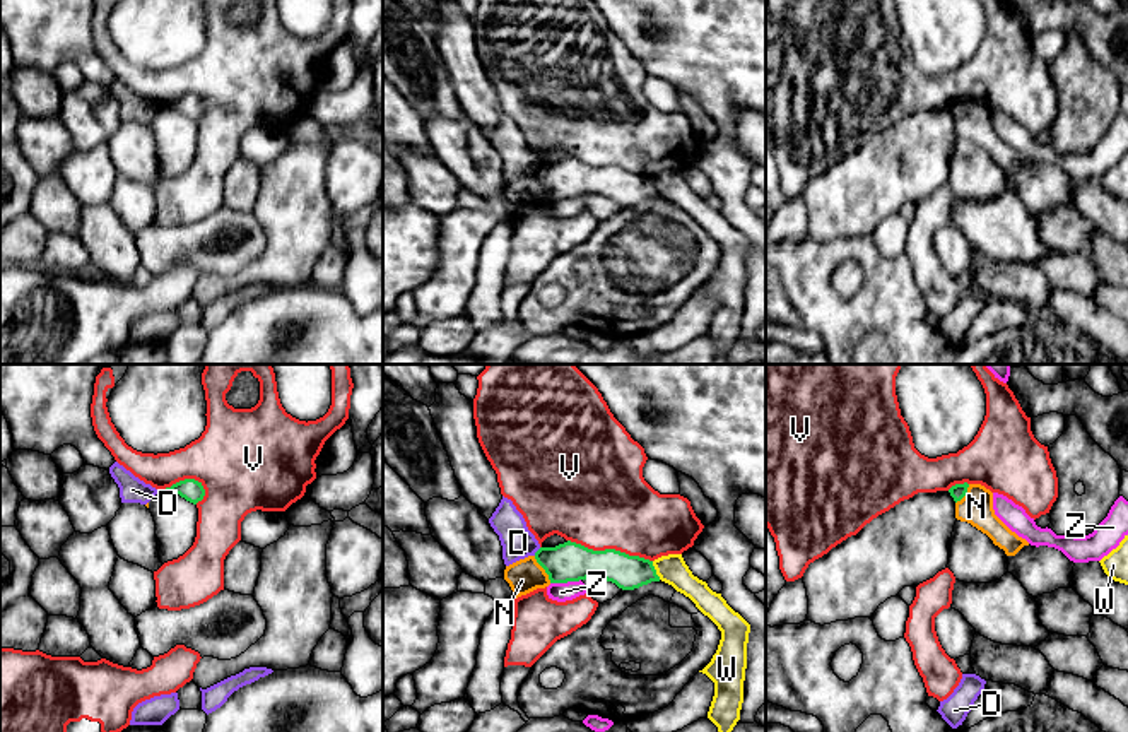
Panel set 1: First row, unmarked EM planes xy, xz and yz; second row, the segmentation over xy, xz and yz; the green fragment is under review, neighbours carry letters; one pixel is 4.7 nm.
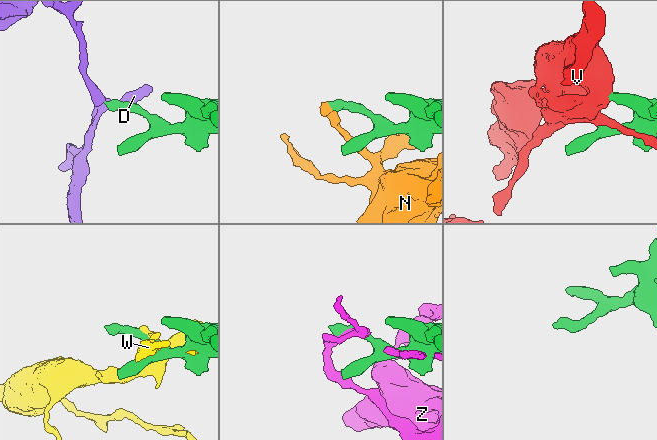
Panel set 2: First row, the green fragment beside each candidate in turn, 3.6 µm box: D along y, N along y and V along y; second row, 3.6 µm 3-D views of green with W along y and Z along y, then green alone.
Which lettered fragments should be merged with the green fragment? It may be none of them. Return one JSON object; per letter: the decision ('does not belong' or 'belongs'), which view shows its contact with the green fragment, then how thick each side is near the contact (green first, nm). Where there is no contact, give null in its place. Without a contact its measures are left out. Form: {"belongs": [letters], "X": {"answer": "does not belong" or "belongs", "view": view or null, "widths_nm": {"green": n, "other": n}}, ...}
{"belongs": [], "D": {"answer": "does not belong", "view": "xz", "widths_nm": {"green": 190, "other": 160}}, "N": {"answer": "does not belong", "view": "xz", "widths_nm": {"green": 190, "other": 160}}, "V": {"answer": "does not belong", "view": "xz", "widths_nm": {"green": 190, "other": 460}}, "W": {"answer": "does not belong", "view": "xz", "widths_nm": {"green": 160, "other": 140}}, "Z": {"answer": "does not belong", "view": "xz", "widths_nm": {"green": 190, "other": 90}}}

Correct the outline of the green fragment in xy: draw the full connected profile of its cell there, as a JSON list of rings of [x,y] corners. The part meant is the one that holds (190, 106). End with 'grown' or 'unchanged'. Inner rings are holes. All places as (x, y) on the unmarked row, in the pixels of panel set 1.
[[[185,96],[185,97],[173,101],[171,104],[157,106],[157,109],[161,109],[161,108],[173,108],[193,121],[202,118],[205,113],[205,106],[203,106],[202,99],[198,99],[195,96]]] | unchanged

